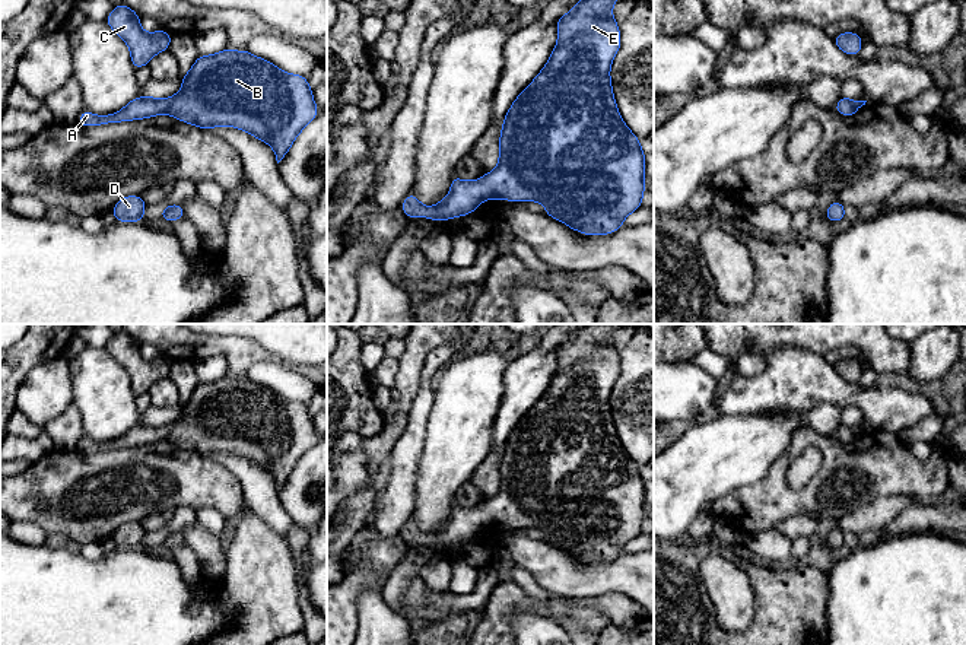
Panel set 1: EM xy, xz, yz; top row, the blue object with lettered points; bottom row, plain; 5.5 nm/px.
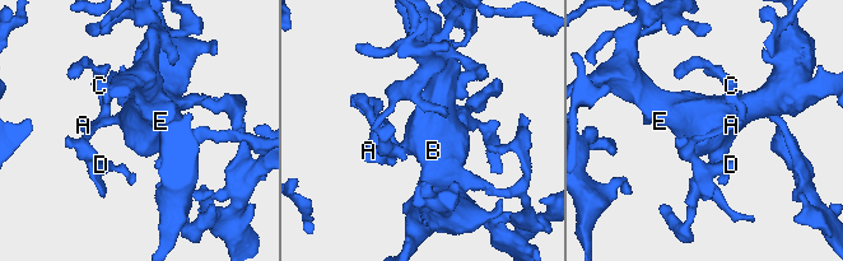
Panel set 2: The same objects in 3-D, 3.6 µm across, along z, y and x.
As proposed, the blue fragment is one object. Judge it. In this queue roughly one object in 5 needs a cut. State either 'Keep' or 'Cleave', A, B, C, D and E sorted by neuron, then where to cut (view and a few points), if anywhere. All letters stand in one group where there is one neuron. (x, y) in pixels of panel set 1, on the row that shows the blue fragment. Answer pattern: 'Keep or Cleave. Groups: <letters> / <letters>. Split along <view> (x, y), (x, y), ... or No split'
Keep. Groups: A B C D E. No split

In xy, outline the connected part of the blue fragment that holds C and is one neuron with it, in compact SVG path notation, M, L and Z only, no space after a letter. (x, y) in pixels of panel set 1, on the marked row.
M124 3L114 7L105 22L127 42L134 69L147 66L155 54L169 50L172 34L163 29L143 32L140 16Z

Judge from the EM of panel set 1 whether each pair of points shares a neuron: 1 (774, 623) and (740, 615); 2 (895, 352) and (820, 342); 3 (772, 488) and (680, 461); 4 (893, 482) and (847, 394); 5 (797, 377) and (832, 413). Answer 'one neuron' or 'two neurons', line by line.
1: two neurons
2: one neuron
3: two neurons
4: two neurons
5: two neurons

